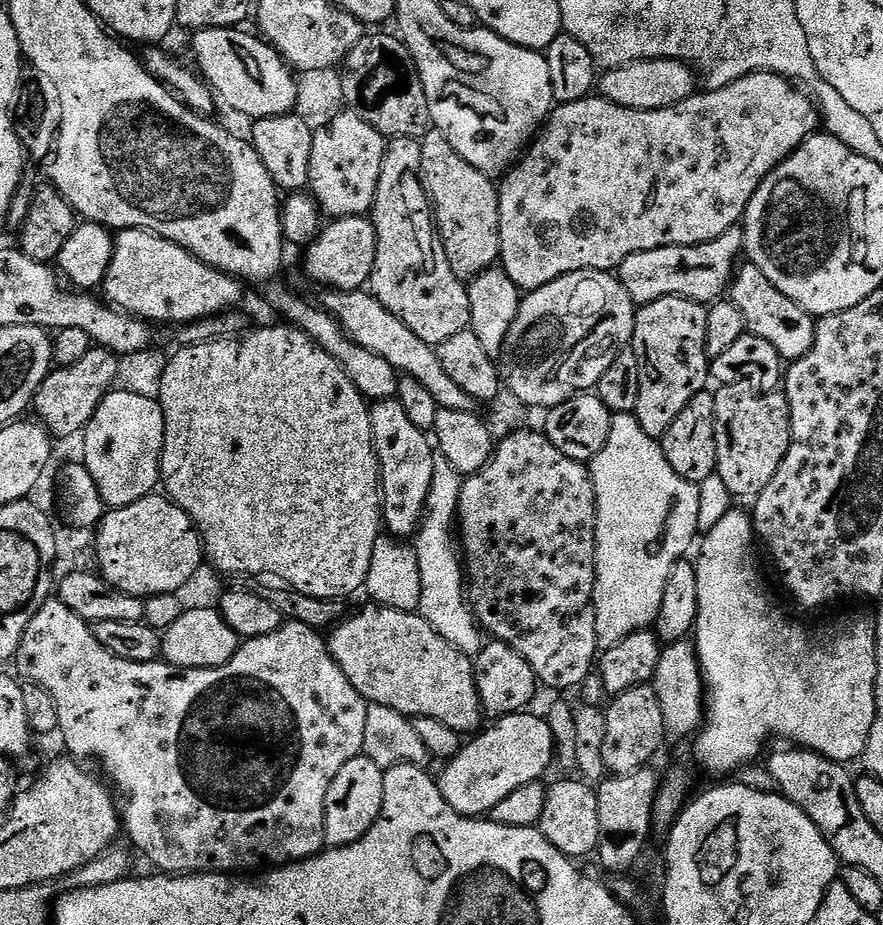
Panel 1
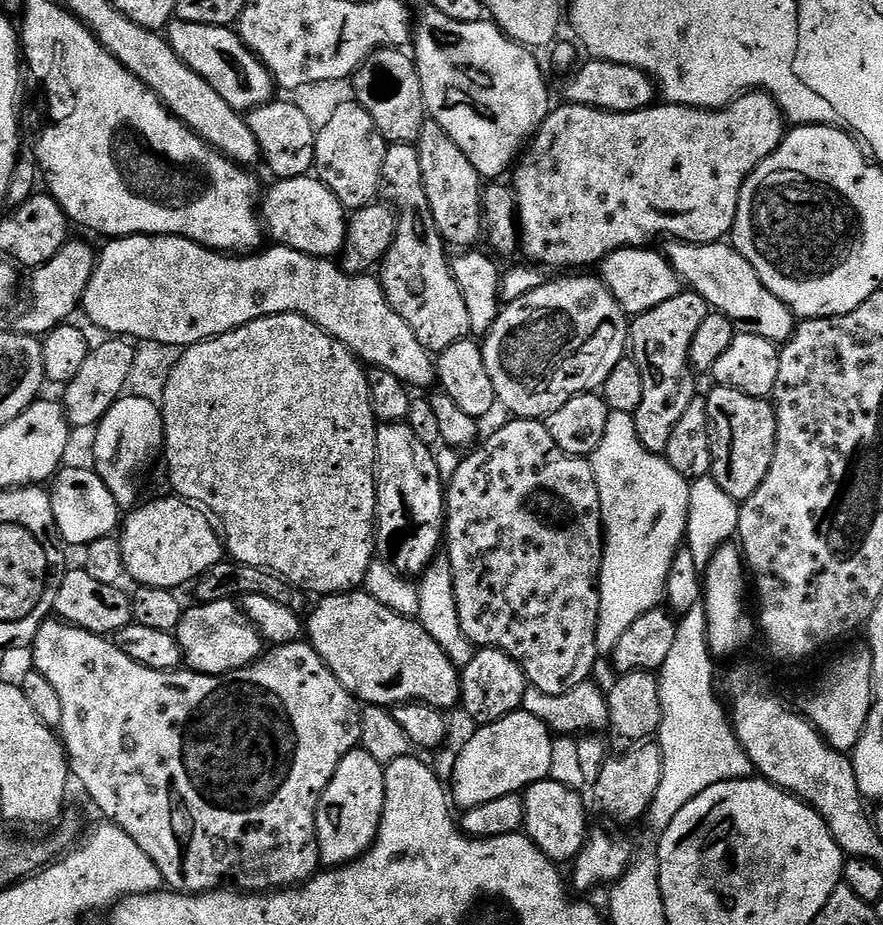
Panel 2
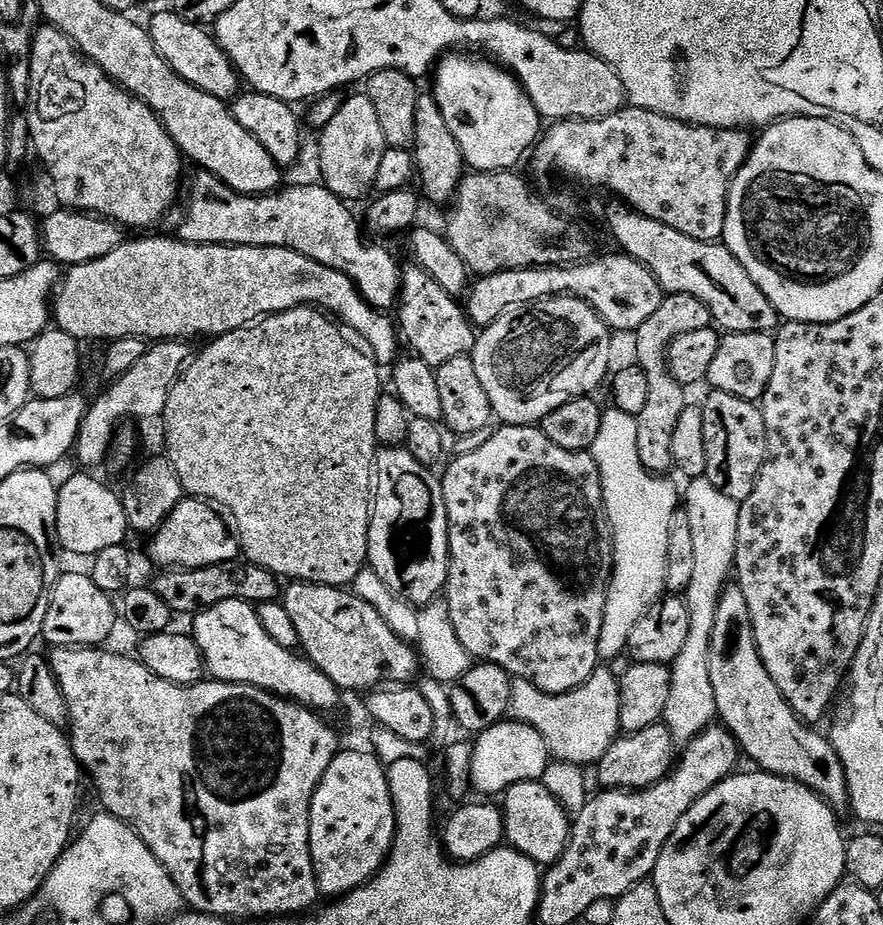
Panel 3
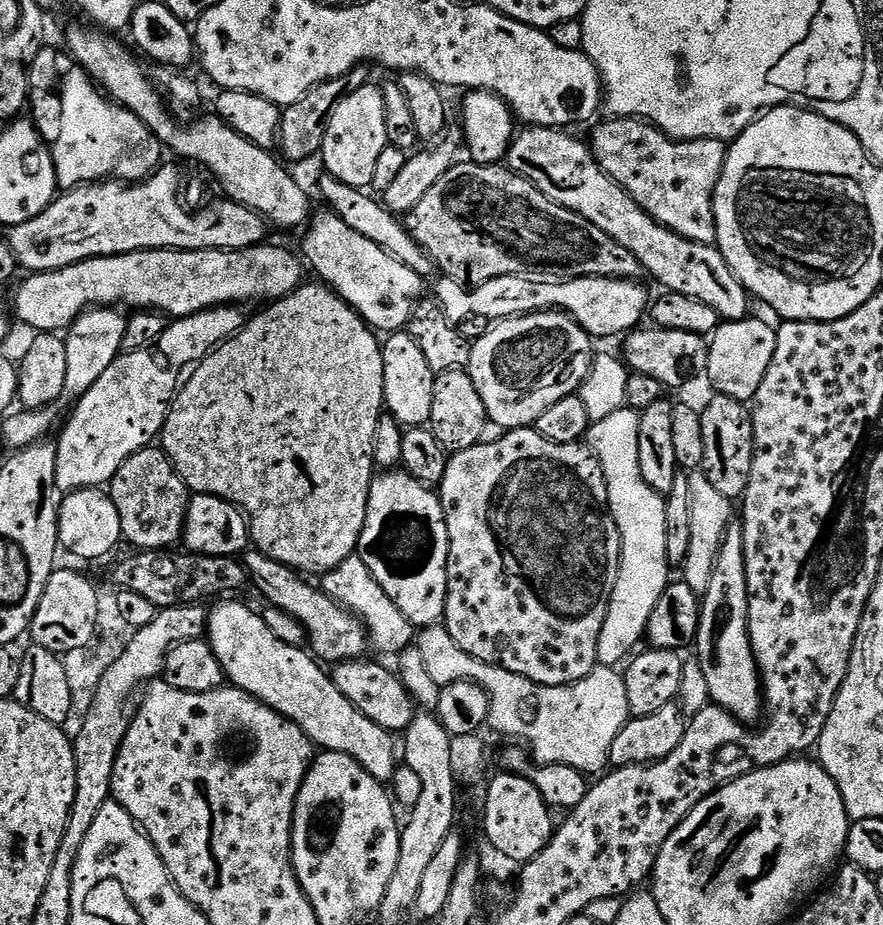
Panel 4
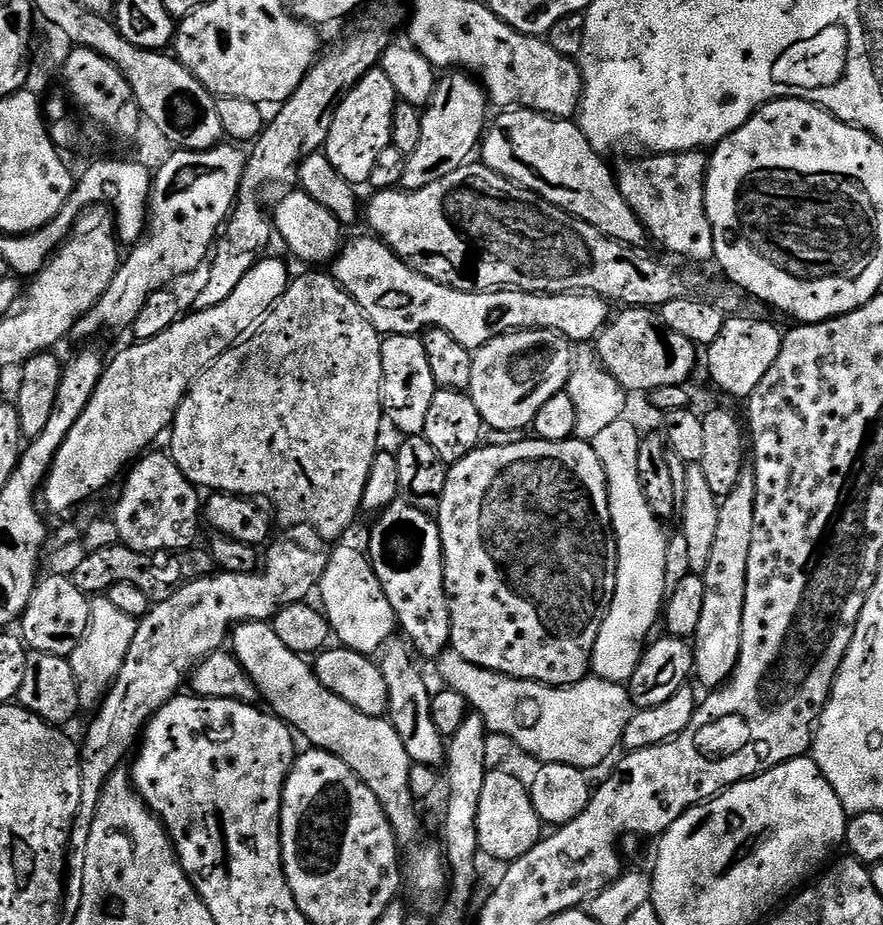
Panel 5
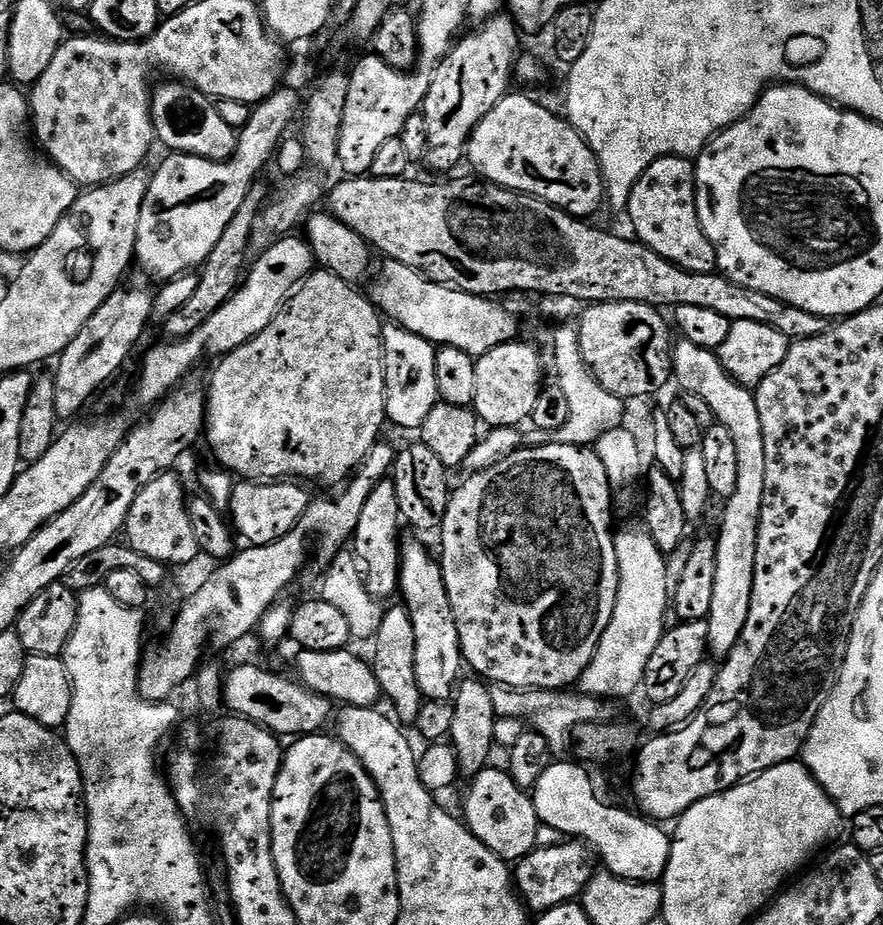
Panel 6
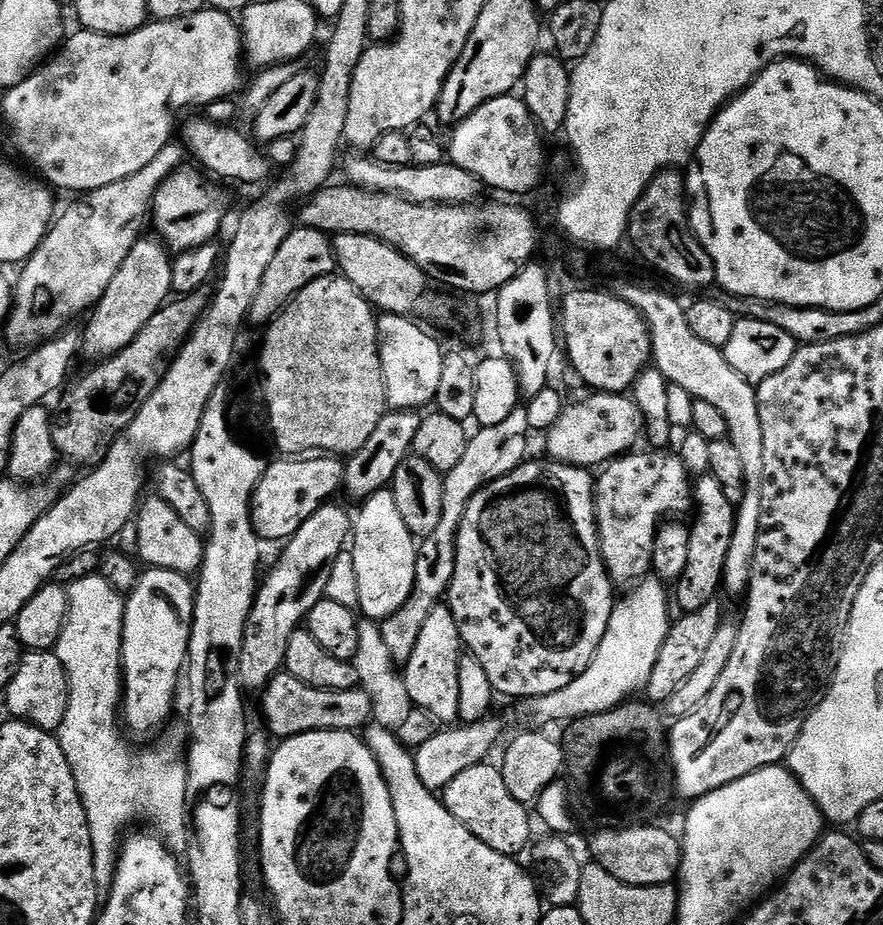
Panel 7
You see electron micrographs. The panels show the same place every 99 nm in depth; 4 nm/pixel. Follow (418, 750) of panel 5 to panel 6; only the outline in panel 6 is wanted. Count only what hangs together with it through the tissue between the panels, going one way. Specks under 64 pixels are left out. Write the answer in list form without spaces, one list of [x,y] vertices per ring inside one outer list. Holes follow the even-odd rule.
[[[405,605],[391,606],[385,611],[382,626],[374,637],[376,652],[372,661],[380,691],[394,706],[397,721],[404,726],[415,725],[418,712],[424,704],[424,696],[418,686],[418,674],[414,666],[414,622],[410,620]]]

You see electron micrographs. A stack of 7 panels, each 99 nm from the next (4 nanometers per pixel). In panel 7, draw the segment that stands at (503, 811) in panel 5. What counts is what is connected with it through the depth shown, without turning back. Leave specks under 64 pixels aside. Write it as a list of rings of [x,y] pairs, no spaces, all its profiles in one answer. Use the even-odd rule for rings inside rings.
[[[495,763],[475,764],[470,766],[470,770],[462,770],[454,782],[443,788],[442,799],[450,814],[454,814],[454,818],[458,818],[458,822],[462,822],[470,834],[490,846],[490,850],[498,850],[498,854],[519,857],[519,852],[524,847],[527,849],[533,839],[532,820],[527,812],[529,809],[506,790],[500,768]]]

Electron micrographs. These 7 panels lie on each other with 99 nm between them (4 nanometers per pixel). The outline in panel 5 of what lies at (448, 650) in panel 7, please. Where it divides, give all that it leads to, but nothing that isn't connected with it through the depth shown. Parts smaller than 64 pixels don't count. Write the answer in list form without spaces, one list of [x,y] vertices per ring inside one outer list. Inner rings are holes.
[[[403,498],[396,499],[375,520],[366,555],[382,581],[390,606],[394,606],[399,631],[405,632],[403,635],[416,652],[438,658],[452,638],[448,595],[444,592],[444,551],[439,523]]]

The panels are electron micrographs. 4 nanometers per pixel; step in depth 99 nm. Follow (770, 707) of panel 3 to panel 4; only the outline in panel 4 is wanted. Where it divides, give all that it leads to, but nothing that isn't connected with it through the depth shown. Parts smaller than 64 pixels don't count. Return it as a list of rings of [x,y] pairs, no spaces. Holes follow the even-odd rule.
[[[733,522],[726,530],[718,558],[714,562],[714,574],[710,586],[702,593],[700,605],[700,625],[694,641],[695,659],[702,666],[706,678],[706,687],[710,690],[710,701],[715,707],[728,712],[735,720],[745,726],[757,723],[760,712],[762,716],[762,685],[760,671],[756,668],[754,650],[748,633],[748,587],[746,586],[746,550],[742,542],[742,526]]]

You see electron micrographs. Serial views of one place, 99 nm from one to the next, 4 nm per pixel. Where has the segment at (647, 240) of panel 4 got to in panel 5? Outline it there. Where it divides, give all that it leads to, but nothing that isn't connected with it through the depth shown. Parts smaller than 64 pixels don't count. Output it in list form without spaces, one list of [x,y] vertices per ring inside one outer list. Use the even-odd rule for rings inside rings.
[[[519,106],[501,111],[499,115],[497,120],[495,117],[491,121],[478,148],[478,156],[483,164],[515,184],[522,185],[526,190],[537,192],[543,200],[558,206],[563,212],[575,216],[577,220],[585,220],[611,240],[637,246],[645,243],[643,240],[646,240],[646,229],[636,211],[628,205],[626,198],[621,194],[617,173],[613,169],[611,172],[604,161],[607,159],[596,152],[594,146],[590,146],[586,134],[582,134],[579,123],[571,119],[558,120],[555,116],[542,116],[530,108]]]

